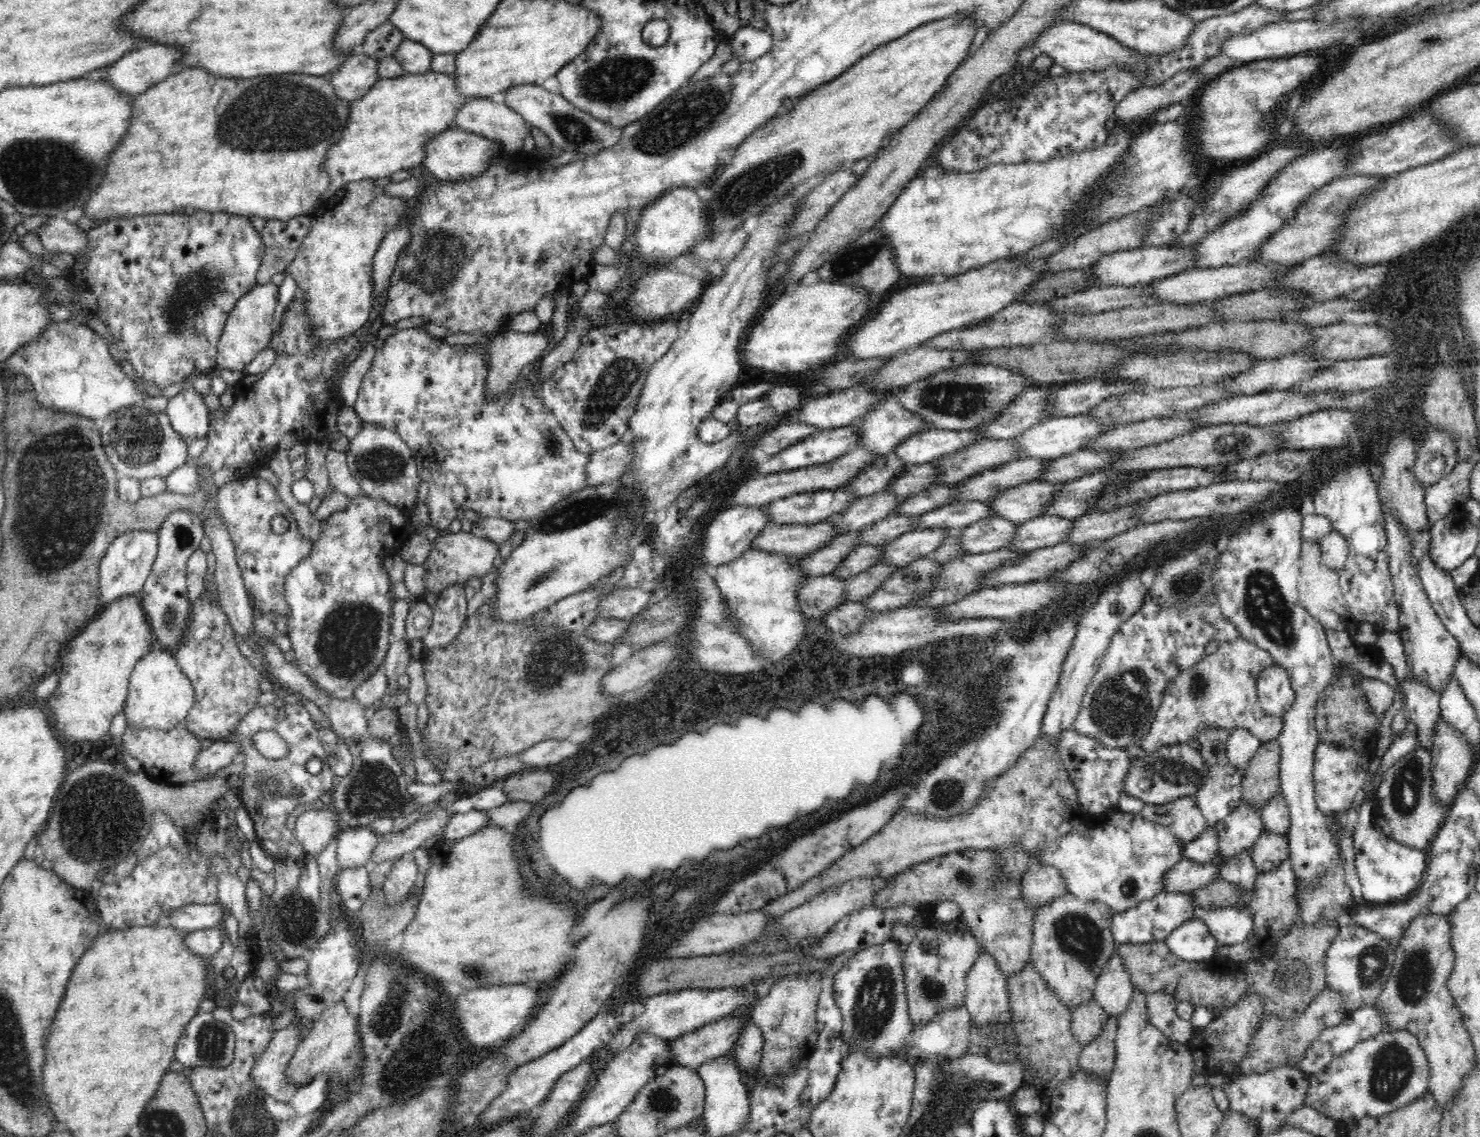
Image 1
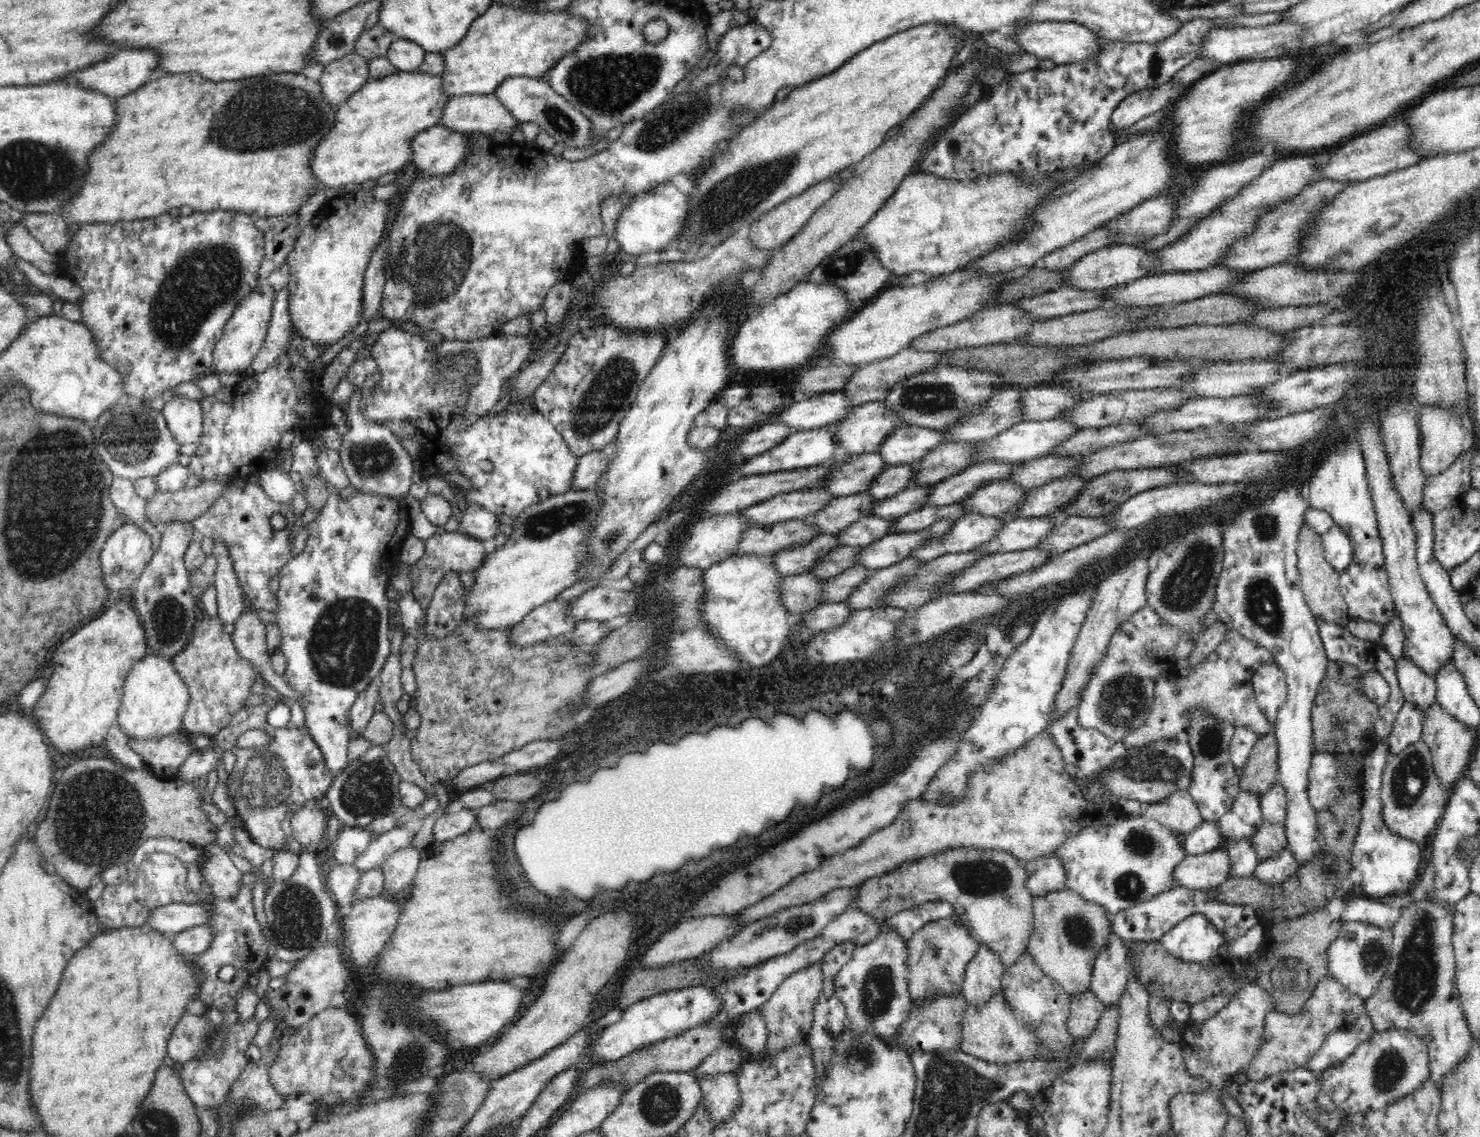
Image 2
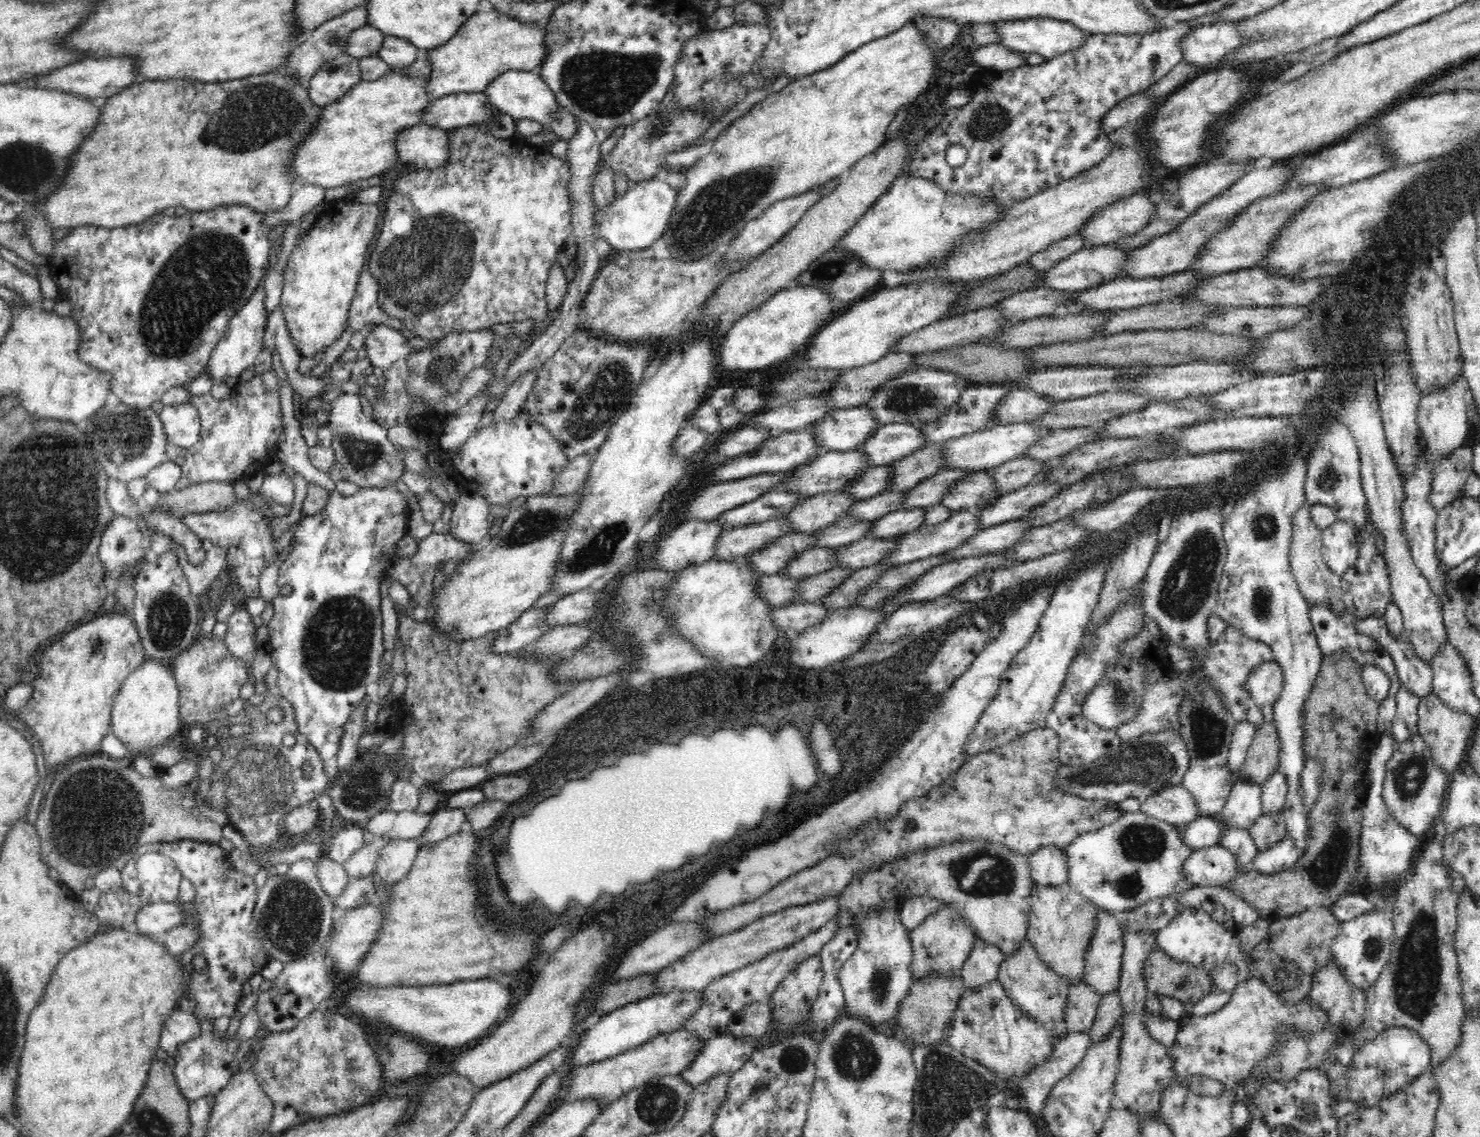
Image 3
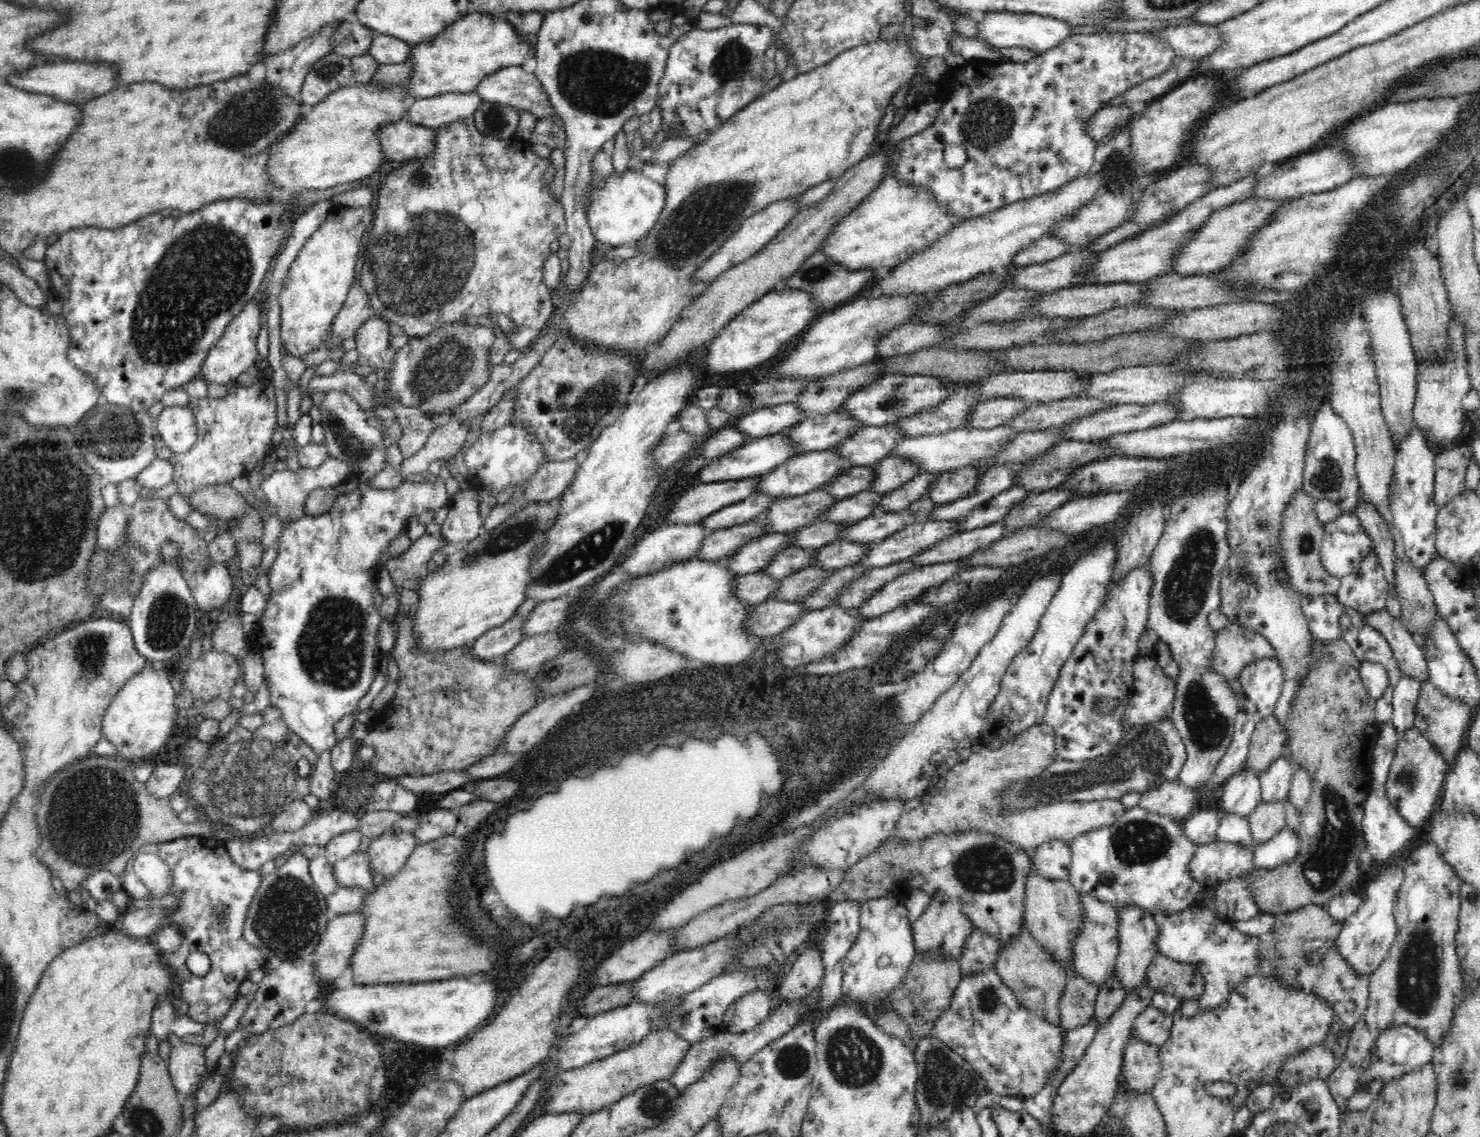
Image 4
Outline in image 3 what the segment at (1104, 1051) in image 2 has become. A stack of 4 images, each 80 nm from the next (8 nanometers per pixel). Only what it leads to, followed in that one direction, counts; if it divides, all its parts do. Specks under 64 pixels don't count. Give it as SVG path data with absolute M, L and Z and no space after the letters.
M1113 992L1100 1000L1100 1008L1095 1016L1091 1035L1091 1043L1096 1044L1100 1040L1106 1040L1110 1032L1118 1027L1118 1021L1122 1017L1123 1005L1119 992Z

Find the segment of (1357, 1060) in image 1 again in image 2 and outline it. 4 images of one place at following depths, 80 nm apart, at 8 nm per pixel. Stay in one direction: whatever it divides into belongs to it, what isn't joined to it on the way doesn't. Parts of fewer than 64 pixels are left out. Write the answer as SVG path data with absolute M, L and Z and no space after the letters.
M1394 1028L1390 1031L1378 1032L1362 1042L1354 1052L1344 1060L1336 1063L1325 1072L1319 1074L1322 1079L1322 1090L1317 1097L1317 1104L1326 1112L1344 1110L1348 1114L1368 1114L1378 1112L1386 1108L1388 1104L1394 1104L1402 1100L1406 1095L1414 1092L1430 1076L1429 1050L1427 1045L1412 1032L1402 1028Z

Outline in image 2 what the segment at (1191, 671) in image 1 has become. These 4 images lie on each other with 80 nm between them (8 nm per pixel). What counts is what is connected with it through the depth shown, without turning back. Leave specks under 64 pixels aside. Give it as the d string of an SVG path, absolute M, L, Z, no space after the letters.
M1229 629L1222 642L1208 656L1196 664L1196 666L1174 667L1166 674L1162 675L1154 687L1154 698L1149 707L1149 715L1145 723L1137 729L1132 729L1124 738L1123 745L1129 749L1132 747L1141 747L1160 739L1171 739L1178 736L1180 732L1187 732L1190 713L1193 713L1198 707L1208 711L1210 715L1218 717L1220 720L1230 721L1236 727L1250 727L1258 736L1268 734L1274 731L1274 722L1270 722L1267 716L1261 711L1253 689L1252 677L1254 672L1263 664L1275 662L1271 652L1261 644L1248 640L1236 630Z

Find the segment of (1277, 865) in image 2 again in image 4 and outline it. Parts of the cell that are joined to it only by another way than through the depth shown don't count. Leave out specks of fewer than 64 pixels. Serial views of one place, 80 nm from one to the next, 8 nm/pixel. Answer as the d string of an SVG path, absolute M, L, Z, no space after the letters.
M1287 824L1266 842L1255 844L1254 869L1273 869L1291 861L1299 851L1299 836Z

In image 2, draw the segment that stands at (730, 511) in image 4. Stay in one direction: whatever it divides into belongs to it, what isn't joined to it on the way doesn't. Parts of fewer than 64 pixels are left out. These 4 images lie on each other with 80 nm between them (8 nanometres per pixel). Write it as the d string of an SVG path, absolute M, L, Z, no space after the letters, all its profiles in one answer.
M818 489L788 492L776 494L739 512L746 521L754 524L810 519L814 512L822 510L832 498L836 497Z

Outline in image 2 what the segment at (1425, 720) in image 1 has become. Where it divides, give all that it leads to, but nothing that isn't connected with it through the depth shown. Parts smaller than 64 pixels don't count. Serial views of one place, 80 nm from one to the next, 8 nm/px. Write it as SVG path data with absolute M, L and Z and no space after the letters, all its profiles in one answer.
M1406 653L1397 662L1396 670L1405 700L1414 704L1414 707L1423 714L1437 700L1434 677L1422 671Z

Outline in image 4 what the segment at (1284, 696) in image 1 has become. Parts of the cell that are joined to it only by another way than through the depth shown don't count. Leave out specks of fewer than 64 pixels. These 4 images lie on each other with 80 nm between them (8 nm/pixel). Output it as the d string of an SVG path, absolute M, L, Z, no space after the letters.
M1263 658L1247 664L1239 672L1243 694L1257 708L1259 717L1270 716L1283 691L1284 669L1278 658Z

